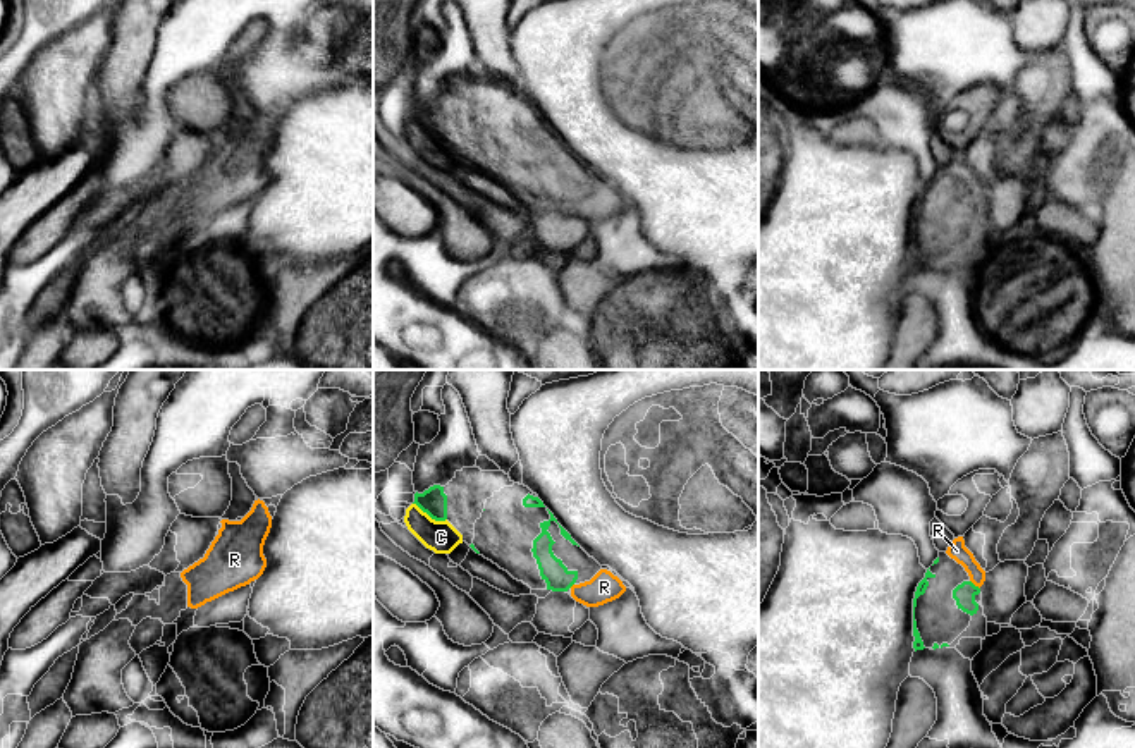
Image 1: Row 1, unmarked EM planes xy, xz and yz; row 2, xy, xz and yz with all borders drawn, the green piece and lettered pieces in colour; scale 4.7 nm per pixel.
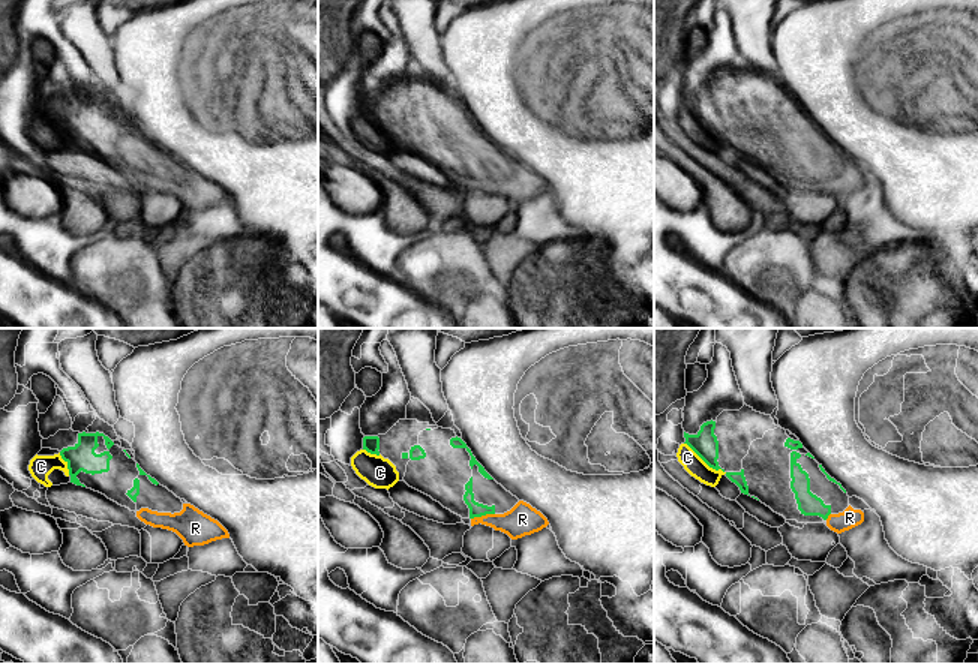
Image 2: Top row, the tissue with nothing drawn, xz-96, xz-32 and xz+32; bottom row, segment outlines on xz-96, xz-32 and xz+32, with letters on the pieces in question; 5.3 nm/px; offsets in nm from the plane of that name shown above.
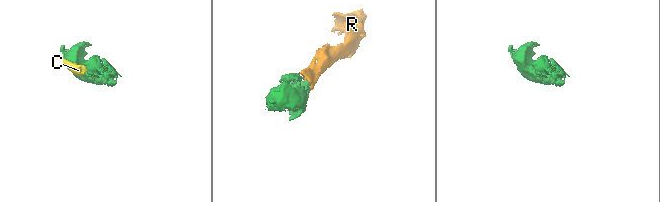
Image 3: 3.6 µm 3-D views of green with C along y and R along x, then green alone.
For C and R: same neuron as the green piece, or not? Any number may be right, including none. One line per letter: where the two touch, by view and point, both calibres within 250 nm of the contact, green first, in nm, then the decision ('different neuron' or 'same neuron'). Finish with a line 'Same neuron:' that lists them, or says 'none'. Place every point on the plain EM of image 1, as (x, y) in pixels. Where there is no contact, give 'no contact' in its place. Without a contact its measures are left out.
C: meets green in xz at (430, 131); 120 nm thick on the green side, 150 nm on the other; different neuron
R: meets green in yz at (974, 200); 100 nm thick on the green side, 90 nm on the other; same neuron
Same neuron: R

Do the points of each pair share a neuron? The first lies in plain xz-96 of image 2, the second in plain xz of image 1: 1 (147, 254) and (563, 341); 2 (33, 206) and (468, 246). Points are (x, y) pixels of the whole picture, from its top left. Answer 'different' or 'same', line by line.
1: different
2: different

